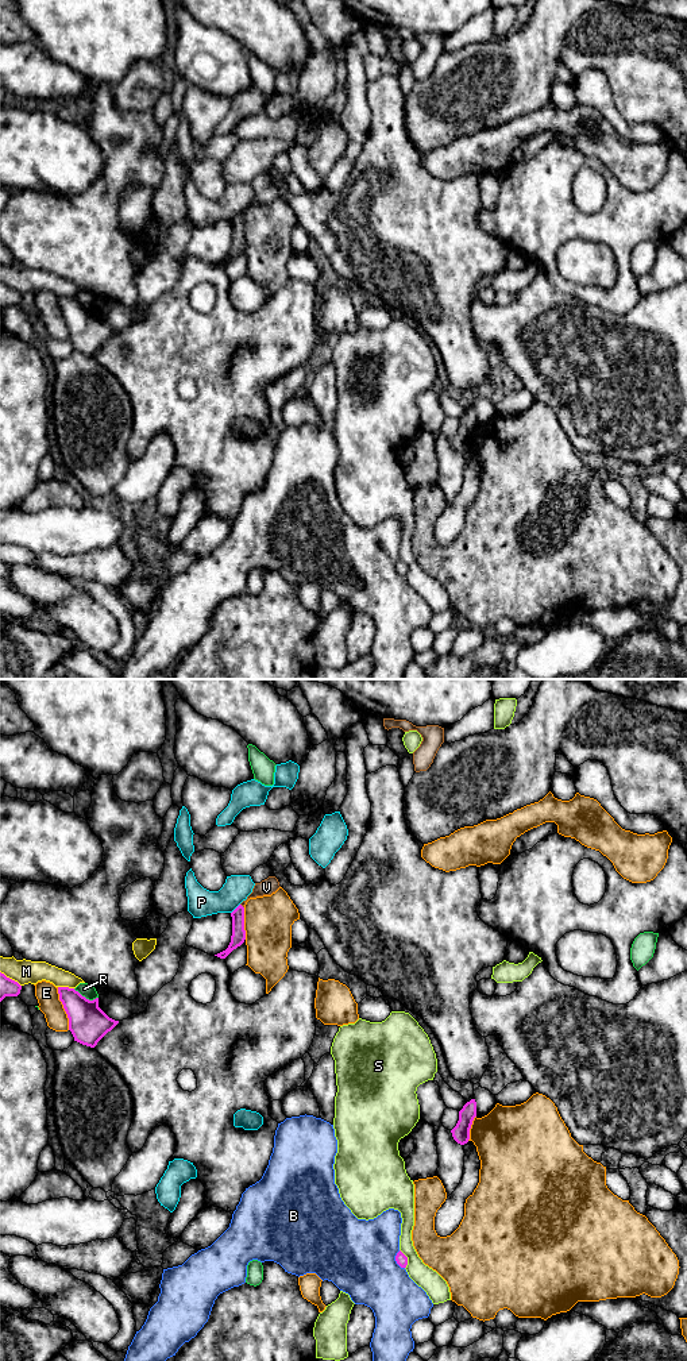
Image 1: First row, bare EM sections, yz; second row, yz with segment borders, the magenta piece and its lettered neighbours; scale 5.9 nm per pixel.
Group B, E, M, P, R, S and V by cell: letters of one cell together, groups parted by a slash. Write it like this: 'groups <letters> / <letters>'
groups B / E / M / P / R V / S

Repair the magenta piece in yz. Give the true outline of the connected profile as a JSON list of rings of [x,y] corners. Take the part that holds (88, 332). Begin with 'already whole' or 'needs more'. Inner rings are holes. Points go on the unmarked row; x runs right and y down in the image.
already whole; [[[58,296],[58,302],[69,327],[69,339],[82,354],[94,356],[119,332],[99,316],[99,306],[89,309],[69,296]]]

